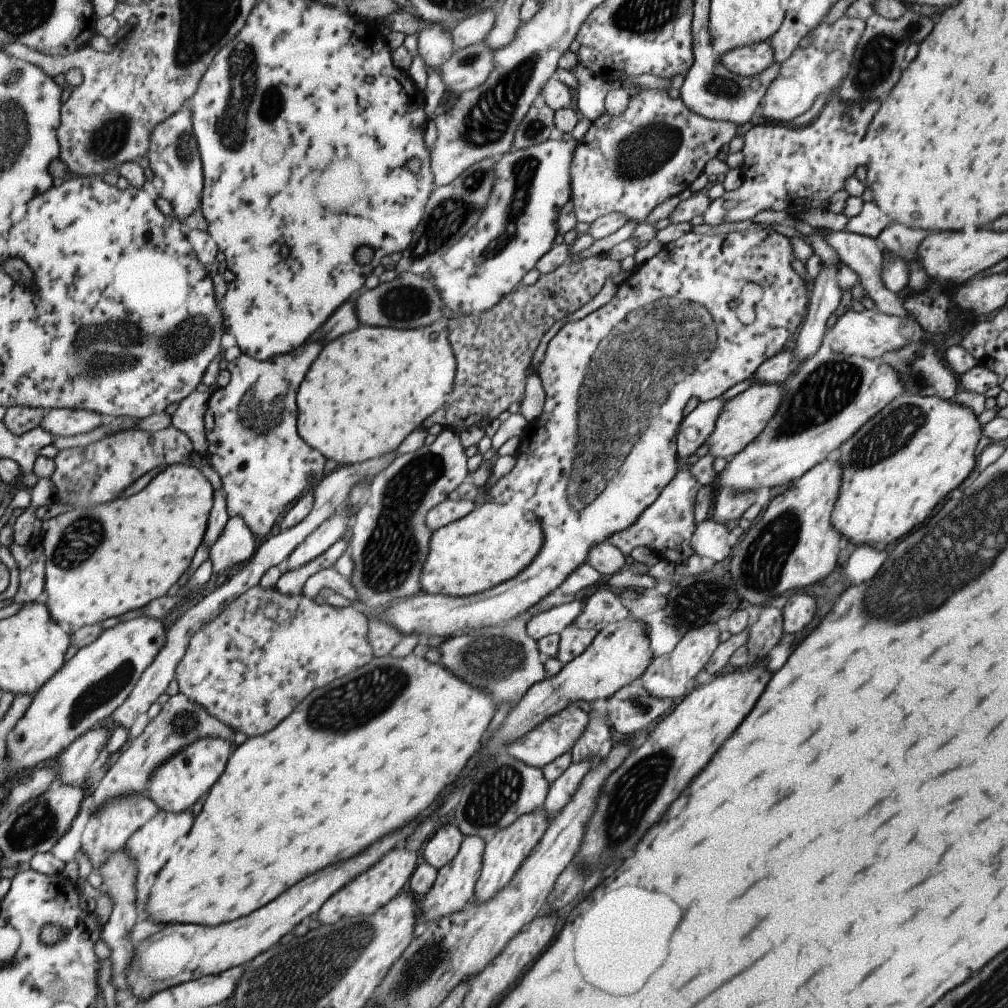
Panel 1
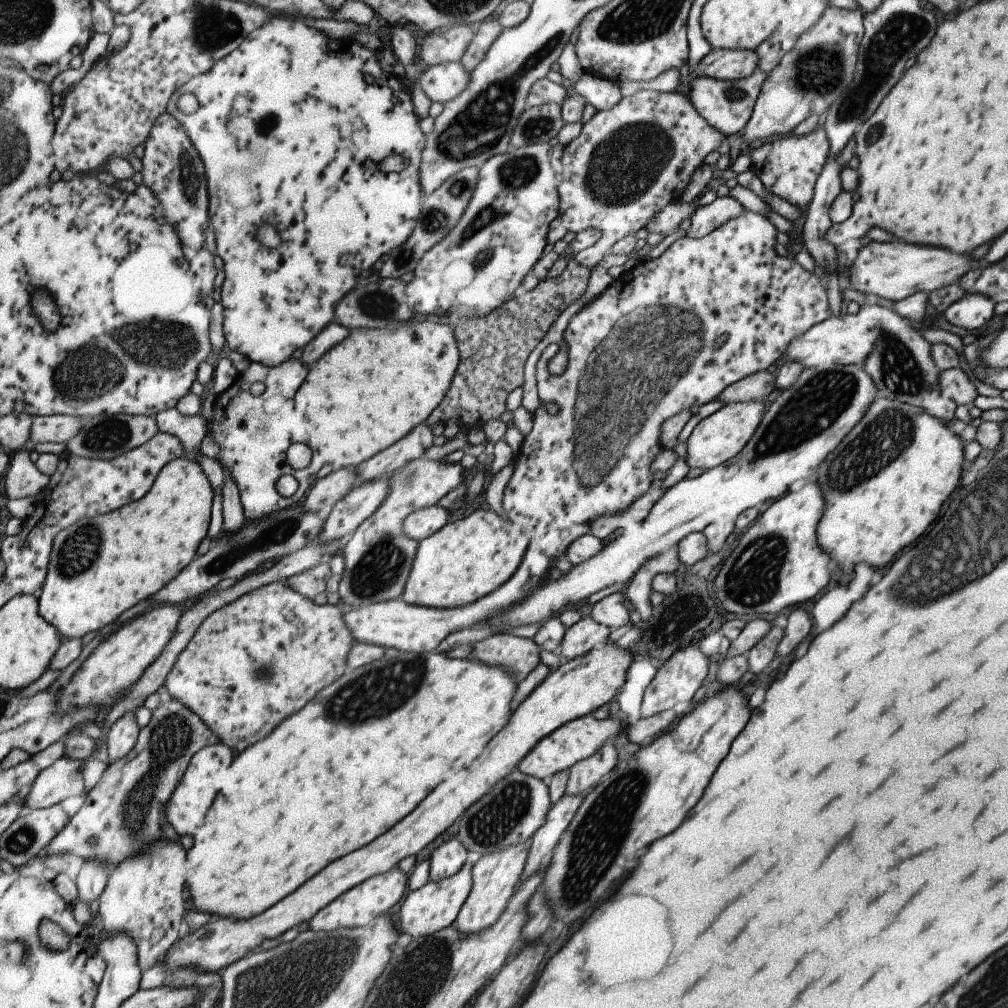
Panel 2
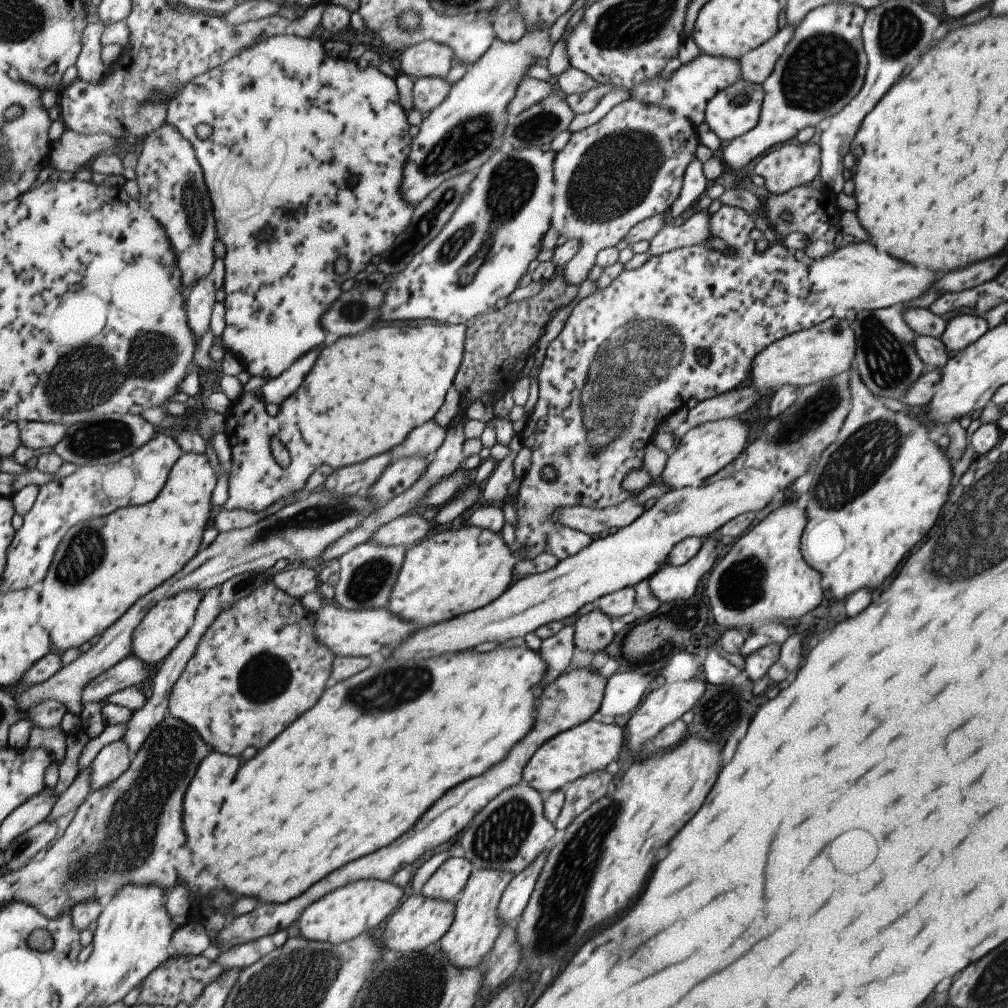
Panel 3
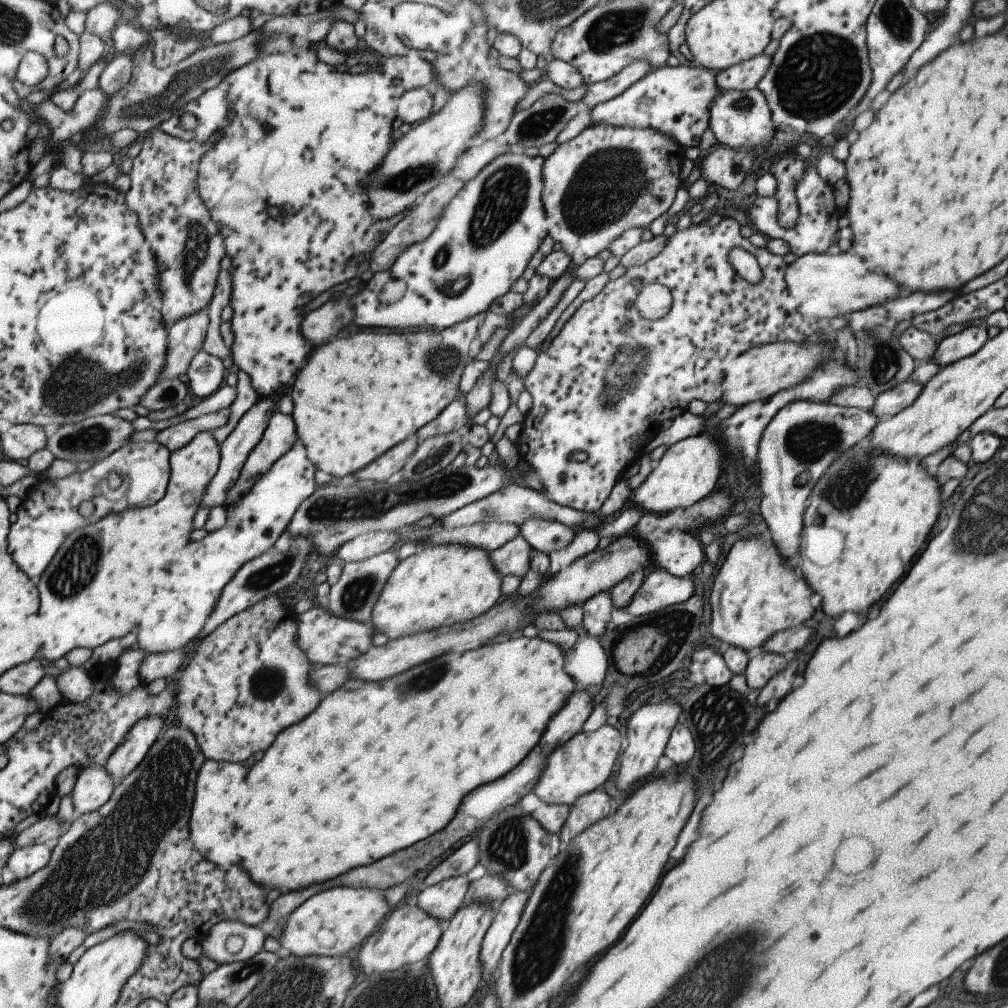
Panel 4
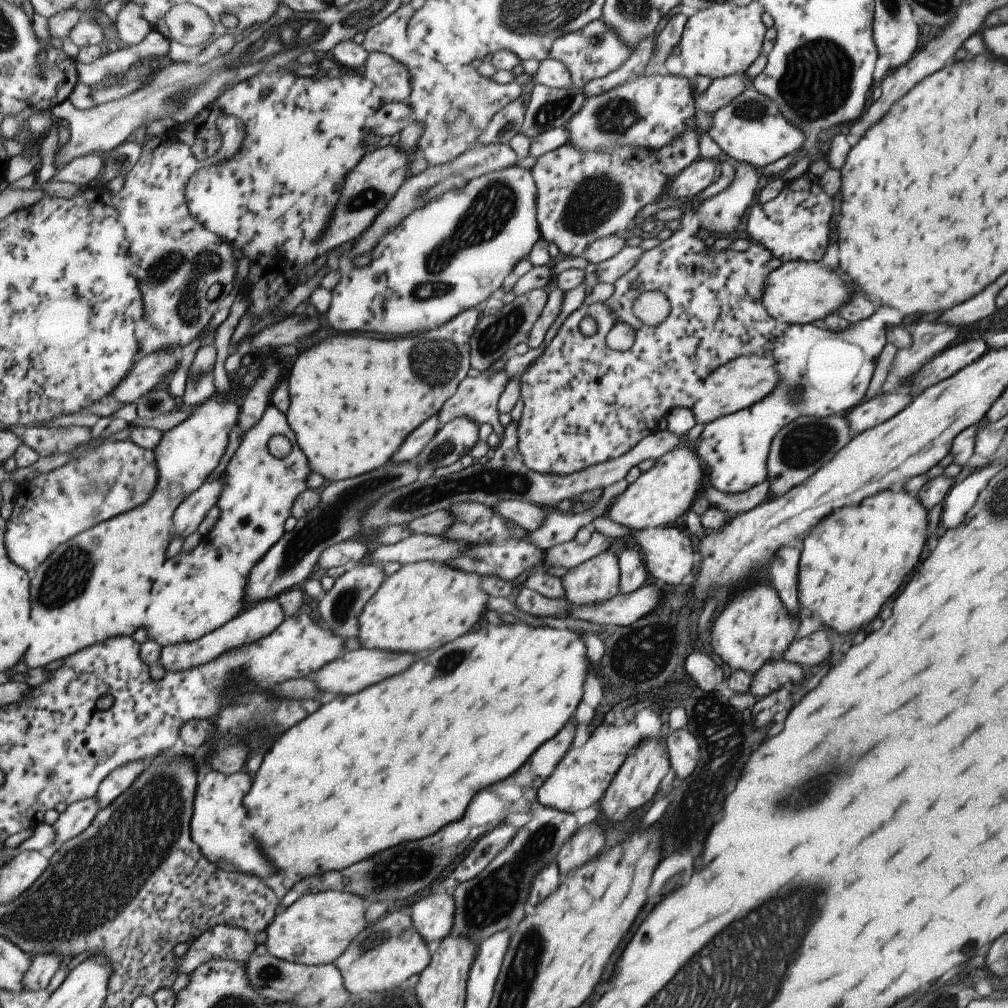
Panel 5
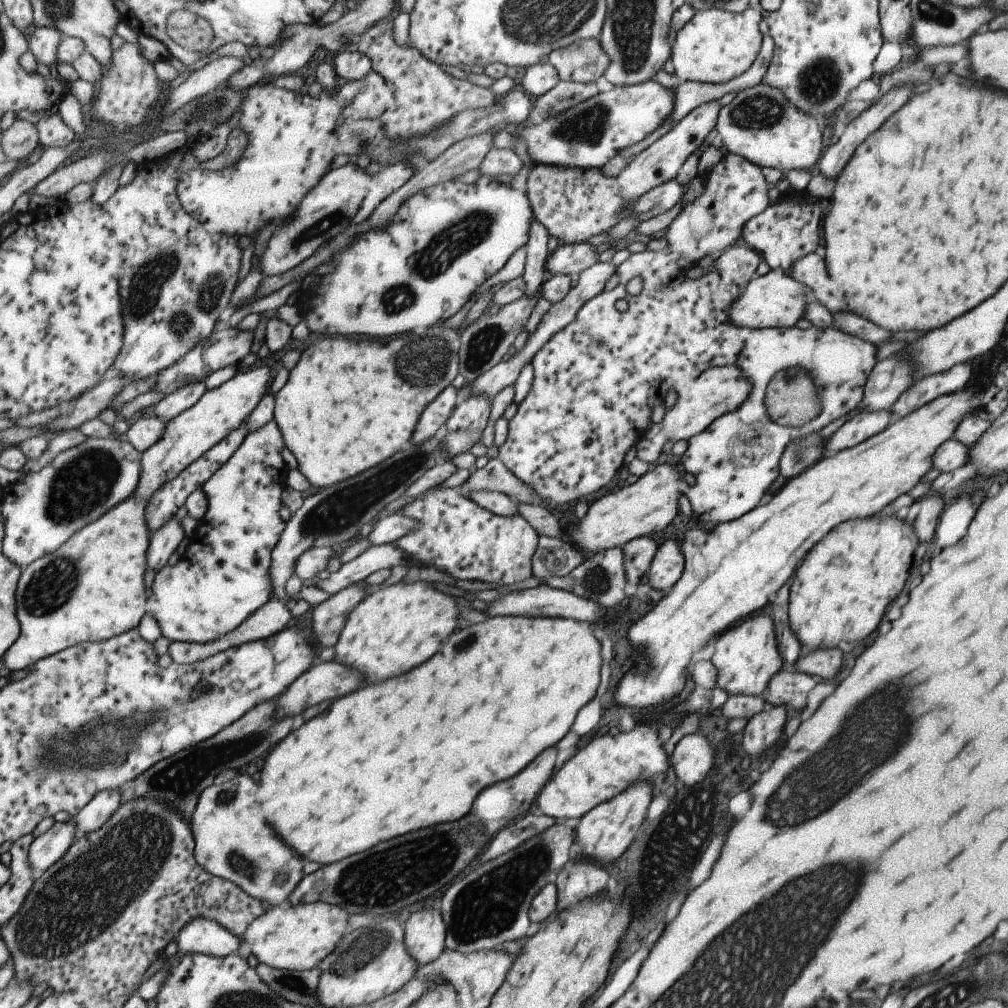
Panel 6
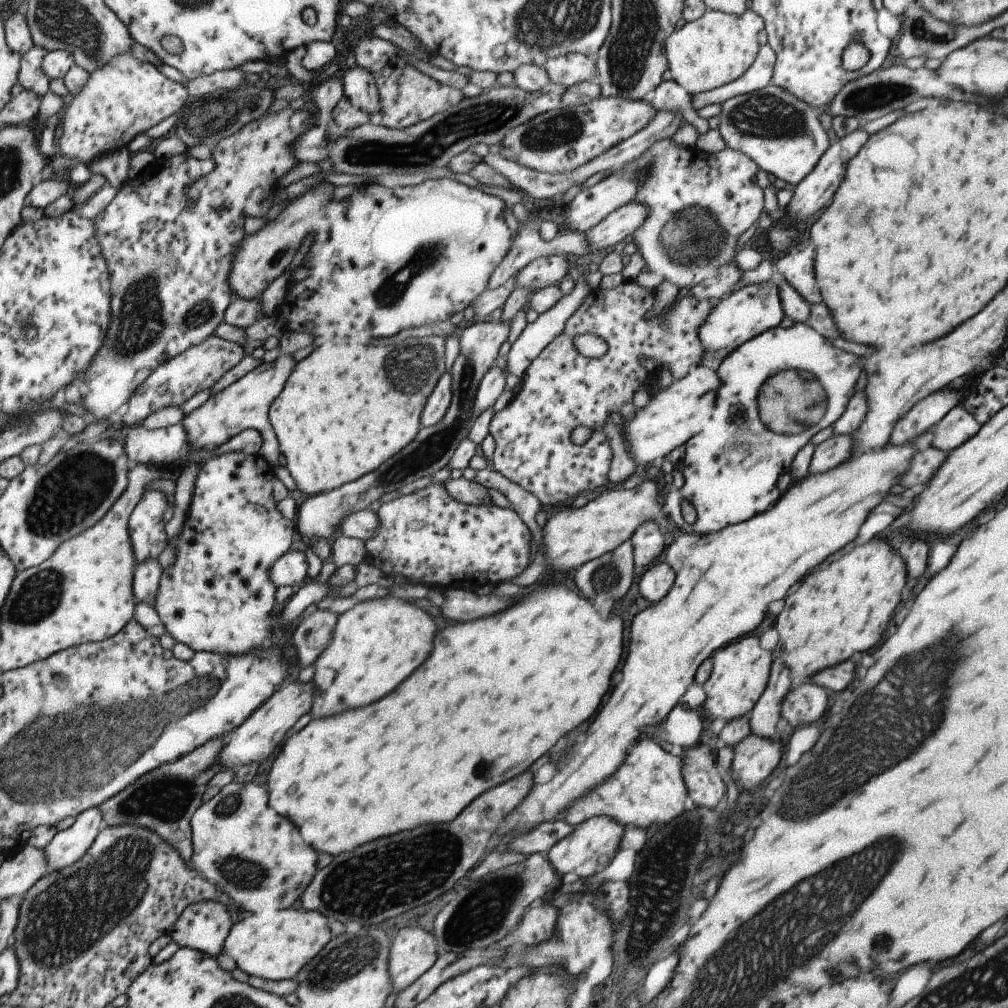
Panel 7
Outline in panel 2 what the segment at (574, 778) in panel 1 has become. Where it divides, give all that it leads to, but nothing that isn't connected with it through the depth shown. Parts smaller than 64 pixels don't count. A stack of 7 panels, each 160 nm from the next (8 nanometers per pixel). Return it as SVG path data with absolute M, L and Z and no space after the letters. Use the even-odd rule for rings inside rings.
M564 792L557 802L550 803L541 826L530 836L528 855L518 884L525 877L540 871L541 865L549 862L559 837L567 828L581 801L581 795L570 795Z

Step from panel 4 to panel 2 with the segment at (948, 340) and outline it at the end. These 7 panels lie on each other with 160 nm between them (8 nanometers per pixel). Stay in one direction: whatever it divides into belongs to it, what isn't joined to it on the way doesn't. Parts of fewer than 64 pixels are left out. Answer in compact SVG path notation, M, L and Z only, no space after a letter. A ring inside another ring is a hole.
M964 293L943 312L949 324L980 333L995 317L995 303L983 293Z

